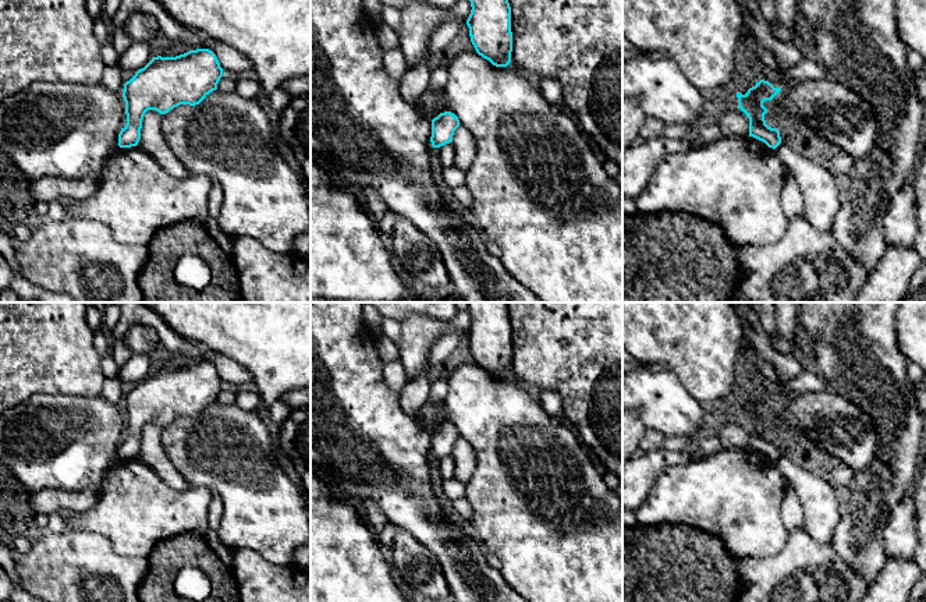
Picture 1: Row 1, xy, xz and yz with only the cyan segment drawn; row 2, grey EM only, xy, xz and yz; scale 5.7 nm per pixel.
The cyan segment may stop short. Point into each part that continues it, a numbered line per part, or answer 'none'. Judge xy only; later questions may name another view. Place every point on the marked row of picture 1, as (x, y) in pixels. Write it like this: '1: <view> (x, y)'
none

